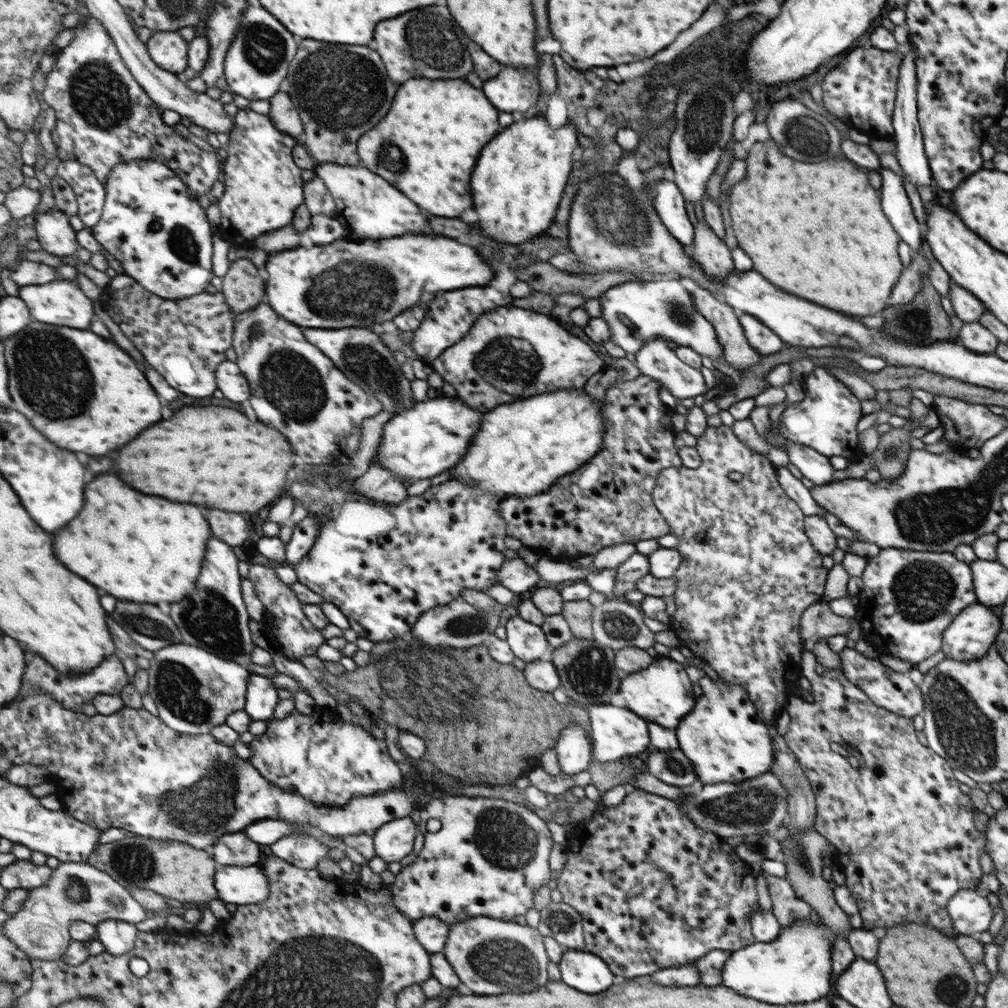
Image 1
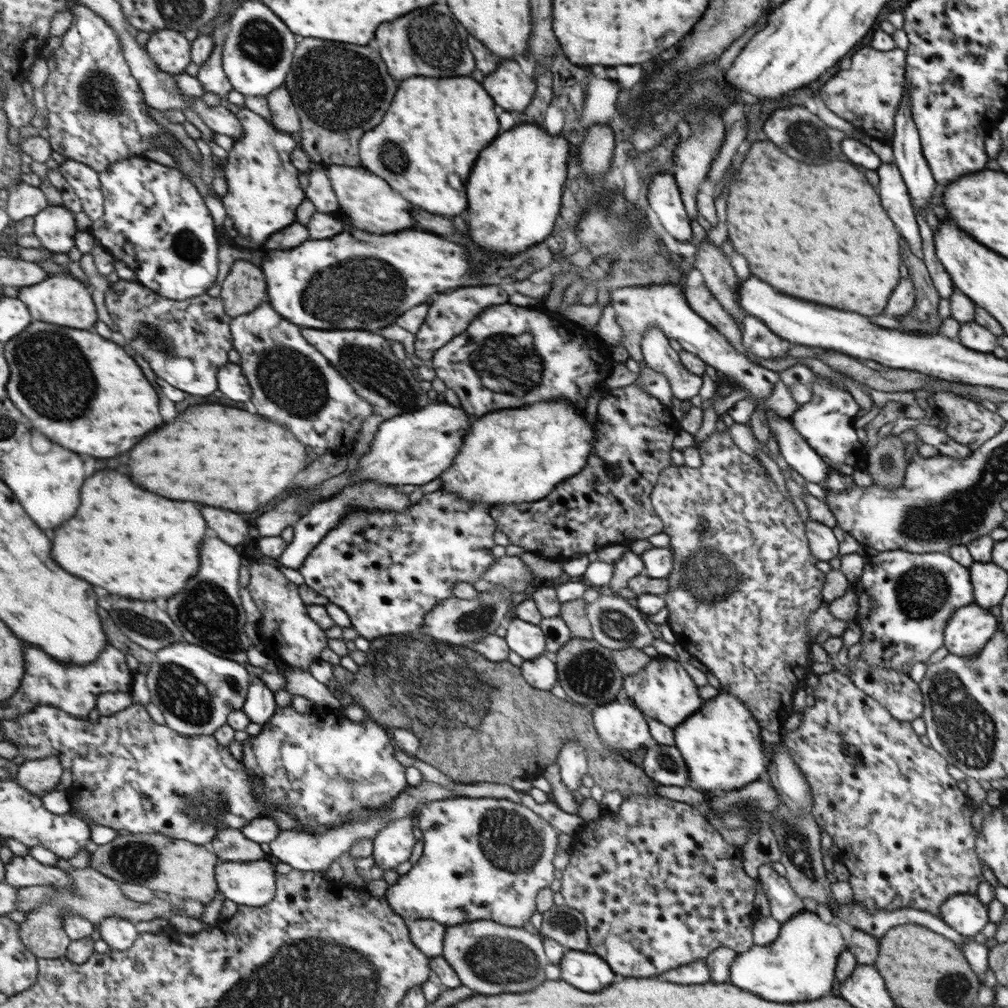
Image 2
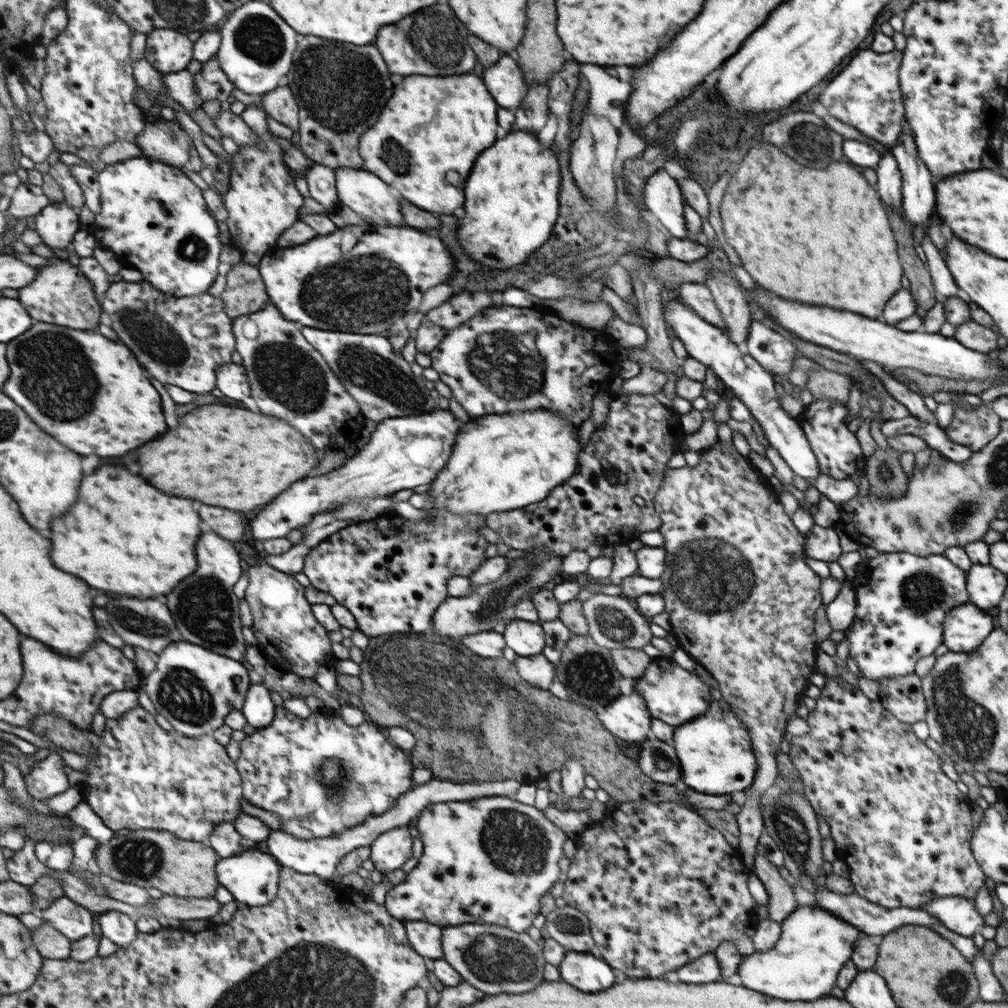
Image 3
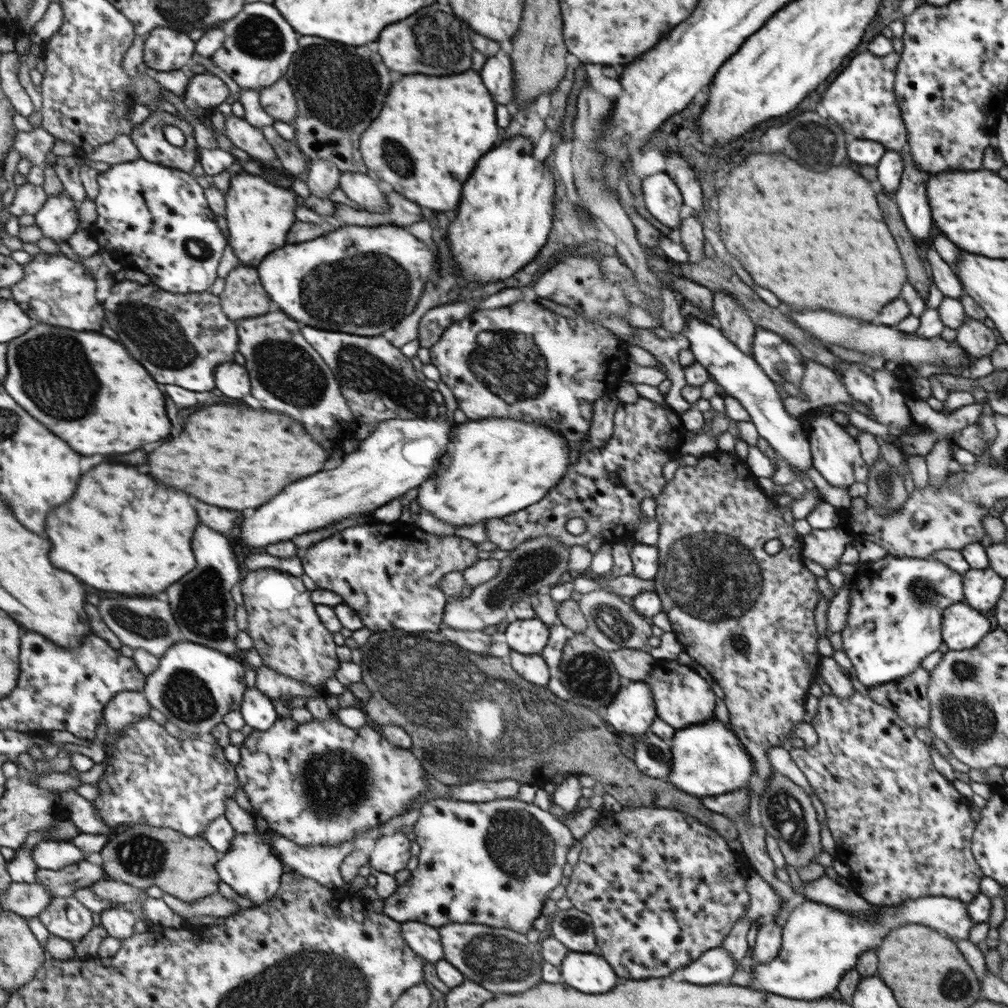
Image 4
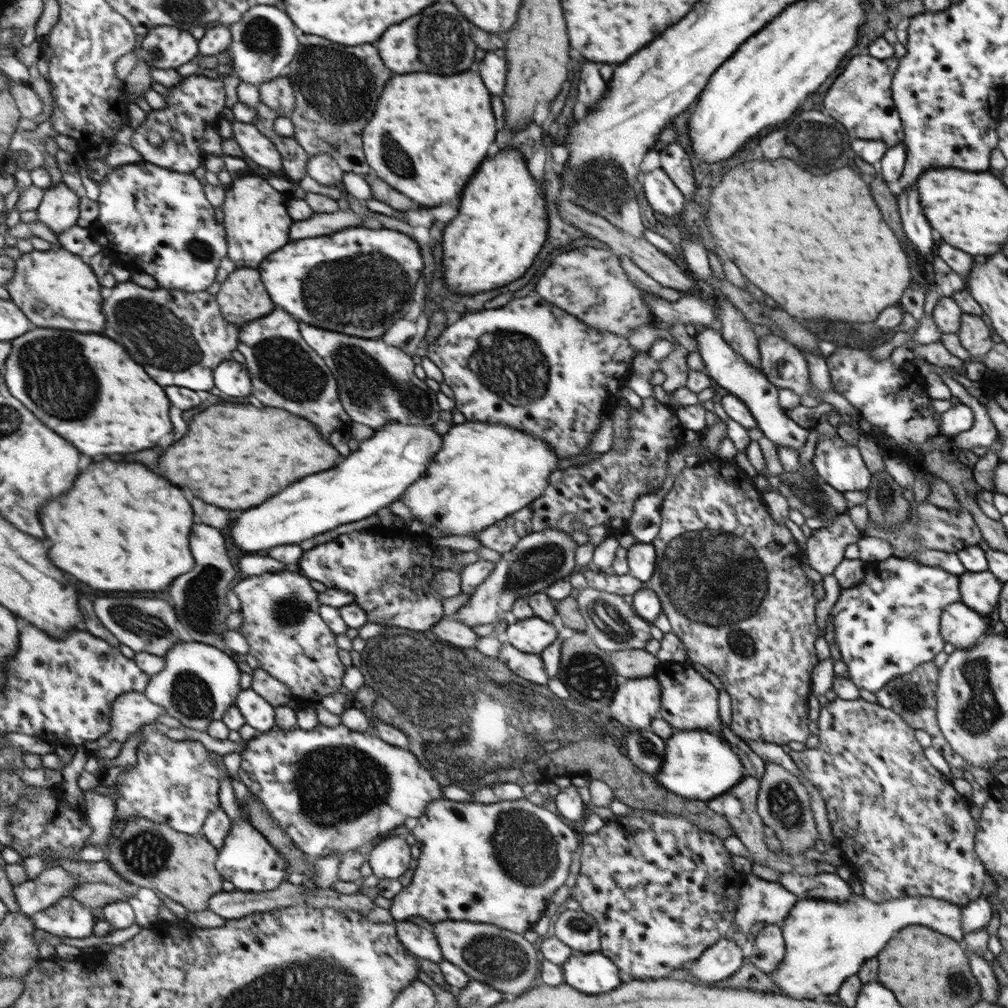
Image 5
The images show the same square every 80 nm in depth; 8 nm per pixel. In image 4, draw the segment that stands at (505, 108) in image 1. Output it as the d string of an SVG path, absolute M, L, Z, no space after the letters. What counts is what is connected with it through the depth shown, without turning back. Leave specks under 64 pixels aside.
M499 50L495 58L487 58L481 66L479 74L483 74L483 82L487 82L487 90L495 94L495 102L509 104L513 98L513 80L511 80L511 60L509 56Z

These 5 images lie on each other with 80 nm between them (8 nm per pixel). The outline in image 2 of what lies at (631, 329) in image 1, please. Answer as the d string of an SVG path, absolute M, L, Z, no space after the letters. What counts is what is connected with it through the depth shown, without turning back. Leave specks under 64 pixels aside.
M648 284L647 286L615 288L609 292L609 297L609 308L616 312L617 324L623 330L621 346L628 352L628 356L641 366L639 376L634 380L634 383L638 384L649 396L657 398L661 404L671 404L670 400L673 396L666 378L659 376L651 369L648 370L642 364L640 340L643 334L647 334L649 328L657 327L668 340L676 340L681 345L682 350L696 356L715 370L719 370L727 378L731 378L737 386L746 390L747 398L755 403L756 409L761 409L757 406L757 402L769 396L773 384L779 380L779 372L765 369L757 365L747 355L738 353L720 332L717 332L698 314L695 314L685 302L686 299L683 298L677 284L675 286Z

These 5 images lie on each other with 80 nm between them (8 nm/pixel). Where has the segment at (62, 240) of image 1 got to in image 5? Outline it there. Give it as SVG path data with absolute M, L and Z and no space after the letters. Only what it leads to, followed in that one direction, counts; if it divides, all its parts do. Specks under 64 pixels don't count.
M63 181L61 186L46 190L37 219L54 234L59 234L77 225L80 217L80 196Z

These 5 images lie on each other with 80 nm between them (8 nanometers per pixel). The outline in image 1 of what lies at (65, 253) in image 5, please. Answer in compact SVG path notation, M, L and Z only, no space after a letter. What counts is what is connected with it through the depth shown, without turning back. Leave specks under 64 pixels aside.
M57 279L47 284L22 286L19 288L19 294L19 297L28 304L33 320L55 324L55 326L75 326L79 330L89 329L93 322L95 316L93 302L73 280Z

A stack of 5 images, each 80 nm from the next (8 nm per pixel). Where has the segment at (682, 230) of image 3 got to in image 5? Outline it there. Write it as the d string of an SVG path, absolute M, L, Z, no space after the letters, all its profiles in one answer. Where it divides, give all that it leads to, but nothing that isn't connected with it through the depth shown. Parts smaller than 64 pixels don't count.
M660 168L647 172L643 176L641 186L641 192L643 192L649 208L656 213L671 217L679 214L683 208L683 196L679 194L678 188L674 186L674 182L671 182L666 172Z

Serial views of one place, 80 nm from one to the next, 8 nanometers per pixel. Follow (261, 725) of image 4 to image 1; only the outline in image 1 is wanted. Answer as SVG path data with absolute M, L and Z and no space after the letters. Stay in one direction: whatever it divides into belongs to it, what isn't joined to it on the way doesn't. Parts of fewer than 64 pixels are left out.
M255 674L250 677L245 710L253 720L269 721L279 700L279 692L271 679Z

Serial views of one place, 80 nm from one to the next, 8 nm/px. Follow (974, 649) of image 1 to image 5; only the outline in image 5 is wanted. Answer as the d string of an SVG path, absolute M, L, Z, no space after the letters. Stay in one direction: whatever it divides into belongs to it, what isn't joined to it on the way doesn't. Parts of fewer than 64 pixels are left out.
M962 601L955 606L947 605L943 609L943 641L951 643L957 649L969 649L975 640L985 632L985 624L974 610L965 606Z

